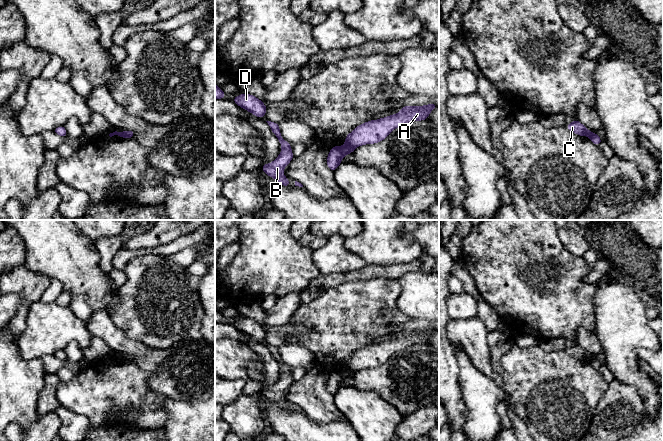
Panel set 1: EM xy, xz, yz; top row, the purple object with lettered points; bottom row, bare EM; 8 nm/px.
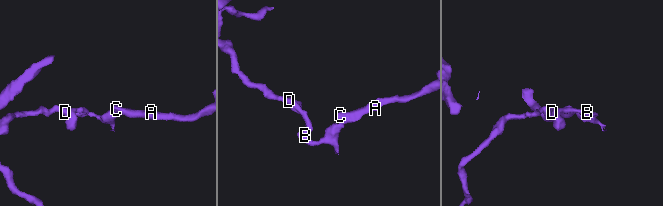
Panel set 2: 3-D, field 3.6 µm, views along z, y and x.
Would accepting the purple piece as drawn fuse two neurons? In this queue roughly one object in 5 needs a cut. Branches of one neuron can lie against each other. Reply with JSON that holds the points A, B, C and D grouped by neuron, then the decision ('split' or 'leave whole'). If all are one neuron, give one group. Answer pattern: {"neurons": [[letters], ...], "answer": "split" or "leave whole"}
{"neurons": [["A", "C"], ["B", "D"]], "answer": "split"}

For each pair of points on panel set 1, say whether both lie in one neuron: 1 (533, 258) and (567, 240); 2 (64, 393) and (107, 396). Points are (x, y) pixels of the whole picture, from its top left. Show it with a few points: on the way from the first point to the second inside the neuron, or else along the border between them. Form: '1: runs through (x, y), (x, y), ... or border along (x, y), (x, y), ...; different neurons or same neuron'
1: border along (557, 230), (561, 243), (574, 255), (581, 256); different neurons
2: runs through (75, 394), (96, 394); same neuron

